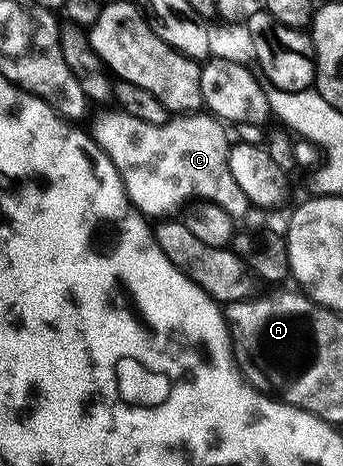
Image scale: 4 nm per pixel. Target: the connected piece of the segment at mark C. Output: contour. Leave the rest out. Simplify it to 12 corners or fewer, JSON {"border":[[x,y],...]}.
{"border":[[122,111],[93,136],[144,217],[188,199],[236,219],[224,122],[200,111],[153,125]]}

